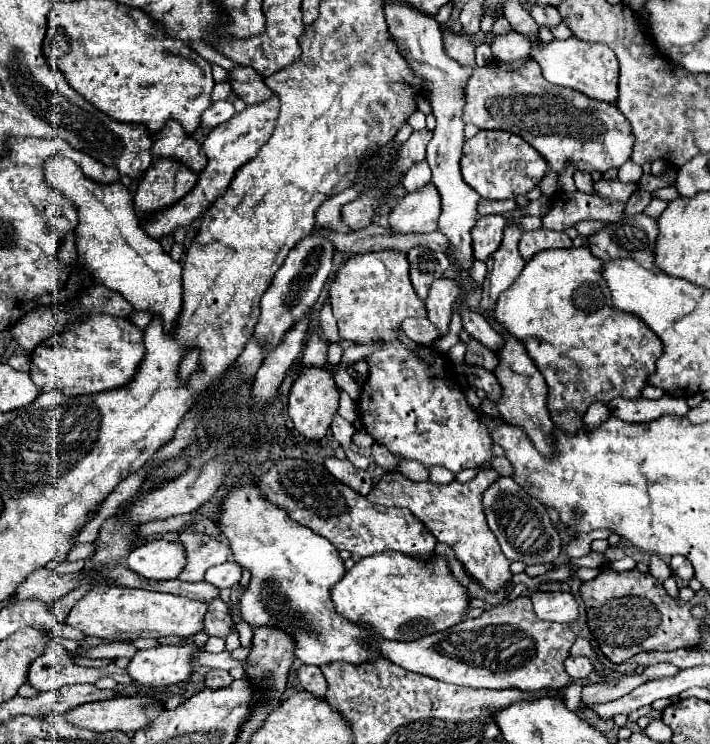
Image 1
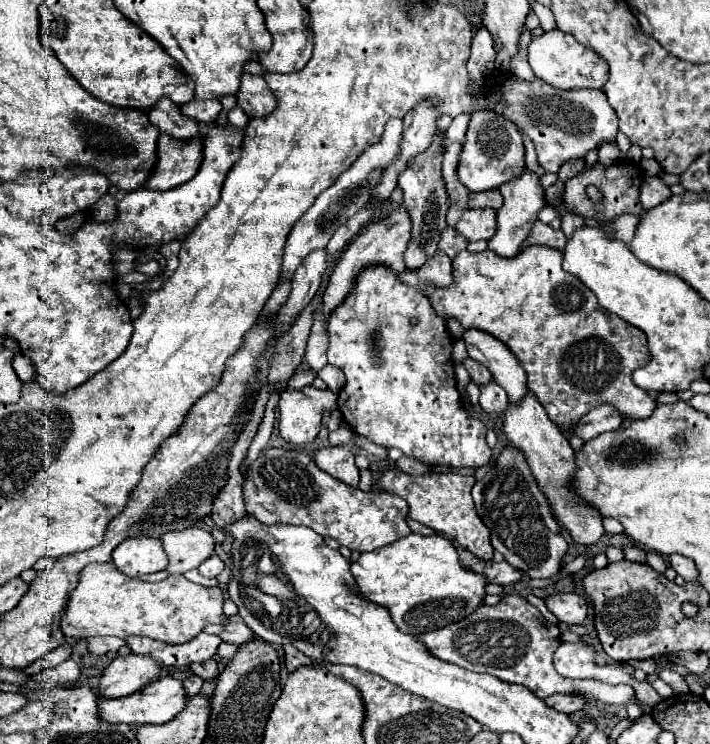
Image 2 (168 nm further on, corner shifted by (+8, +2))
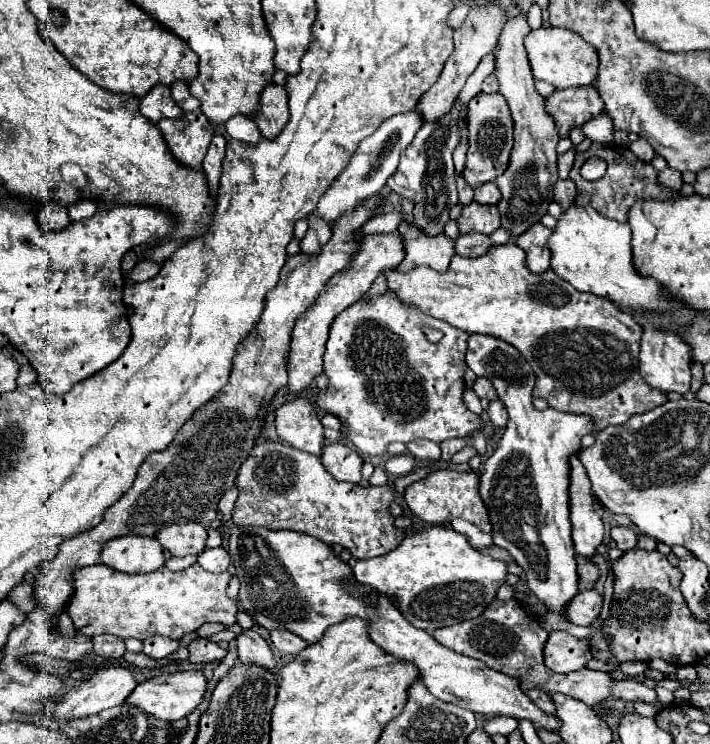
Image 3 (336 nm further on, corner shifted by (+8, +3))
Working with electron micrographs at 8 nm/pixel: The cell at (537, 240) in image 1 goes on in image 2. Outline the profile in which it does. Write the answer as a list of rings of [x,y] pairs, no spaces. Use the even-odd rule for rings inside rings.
[[[534,223],[532,231],[528,233],[528,237],[522,241],[522,249],[530,247],[530,245],[548,245],[548,247],[554,247],[554,249],[564,249],[566,245],[566,235],[562,231],[554,231],[550,225],[544,225],[544,223]]]

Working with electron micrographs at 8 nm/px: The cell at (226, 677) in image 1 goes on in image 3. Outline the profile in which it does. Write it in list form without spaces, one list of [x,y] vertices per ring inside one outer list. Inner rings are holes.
[[[198,638],[194,640],[190,646],[190,662],[192,664],[212,664],[212,662],[220,662],[226,656],[226,650],[222,650],[218,644],[206,640],[206,638]]]

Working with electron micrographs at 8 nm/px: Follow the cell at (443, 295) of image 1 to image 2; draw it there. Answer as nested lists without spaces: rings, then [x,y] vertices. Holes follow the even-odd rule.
[[[436,251],[436,257],[426,261],[426,265],[422,269],[416,269],[414,273],[402,271],[400,273],[400,281],[404,281],[406,285],[412,285],[414,289],[418,289],[422,295],[426,295],[426,285],[434,285],[438,289],[444,289],[452,283],[452,265],[450,259]]]

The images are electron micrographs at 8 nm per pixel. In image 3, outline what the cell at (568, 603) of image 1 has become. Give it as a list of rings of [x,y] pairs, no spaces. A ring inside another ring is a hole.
[[[586,590],[586,592],[578,592],[578,596],[574,596],[574,600],[566,608],[566,616],[570,616],[572,624],[592,626],[600,616],[600,608],[602,608],[600,592]]]

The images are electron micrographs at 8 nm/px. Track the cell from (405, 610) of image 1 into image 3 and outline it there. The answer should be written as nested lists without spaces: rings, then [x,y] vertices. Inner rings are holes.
[[[448,526],[418,530],[414,536],[406,536],[396,550],[358,560],[352,572],[358,582],[366,582],[378,592],[394,596],[402,616],[426,632],[478,618],[496,598],[498,588],[508,576],[504,560],[472,548],[466,536]]]

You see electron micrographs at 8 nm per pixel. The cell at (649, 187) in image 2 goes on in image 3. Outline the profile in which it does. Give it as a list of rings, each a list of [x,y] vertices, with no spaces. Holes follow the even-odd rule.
[[[666,168],[660,172],[660,182],[672,190],[680,190],[680,186],[684,184],[682,182],[682,174],[678,170],[672,170],[672,168]]]

